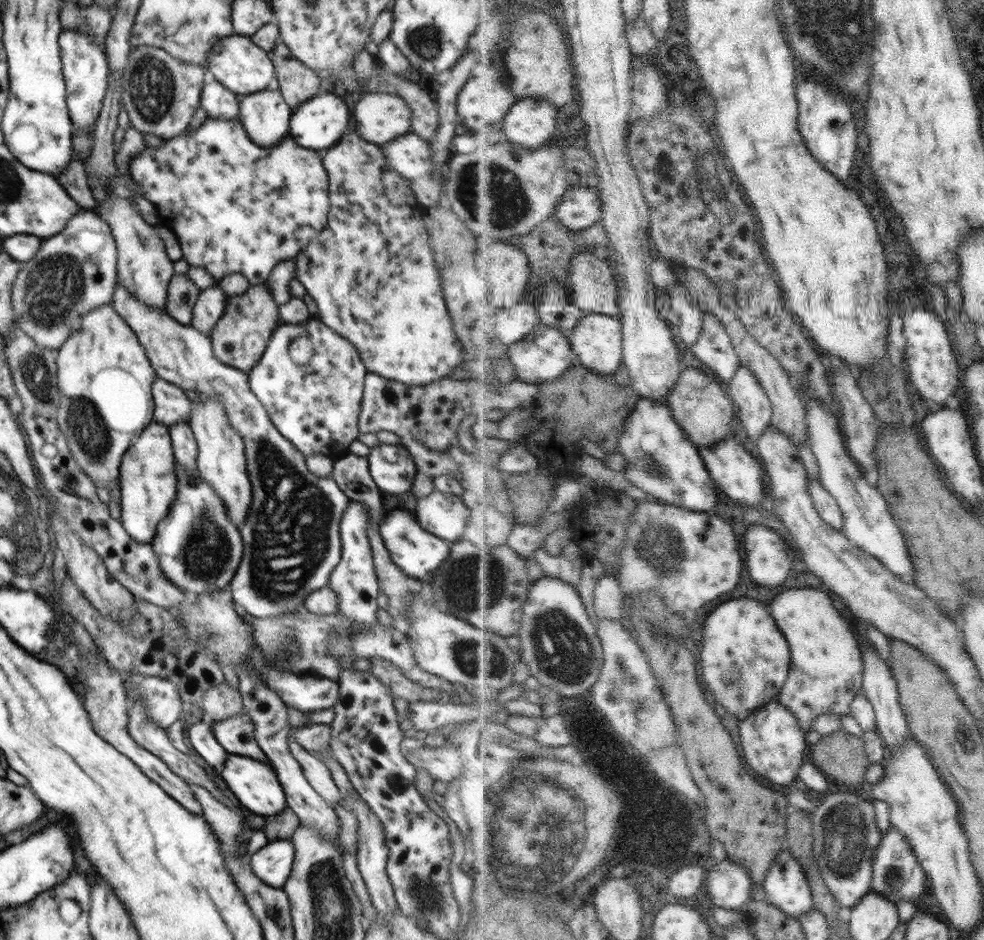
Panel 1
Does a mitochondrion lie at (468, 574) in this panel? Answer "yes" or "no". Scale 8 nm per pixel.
yes

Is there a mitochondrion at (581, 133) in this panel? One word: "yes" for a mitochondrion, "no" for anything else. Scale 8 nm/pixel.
no

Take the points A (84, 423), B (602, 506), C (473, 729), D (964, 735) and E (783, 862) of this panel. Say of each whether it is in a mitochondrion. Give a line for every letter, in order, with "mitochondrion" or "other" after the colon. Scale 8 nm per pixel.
A: mitochondrion
B: other
C: other
D: other
E: other

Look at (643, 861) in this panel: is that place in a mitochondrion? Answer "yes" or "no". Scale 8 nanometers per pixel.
no

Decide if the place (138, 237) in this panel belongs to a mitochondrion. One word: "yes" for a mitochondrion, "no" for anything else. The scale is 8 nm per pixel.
yes

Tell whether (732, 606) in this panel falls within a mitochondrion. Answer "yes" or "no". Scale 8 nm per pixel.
no

